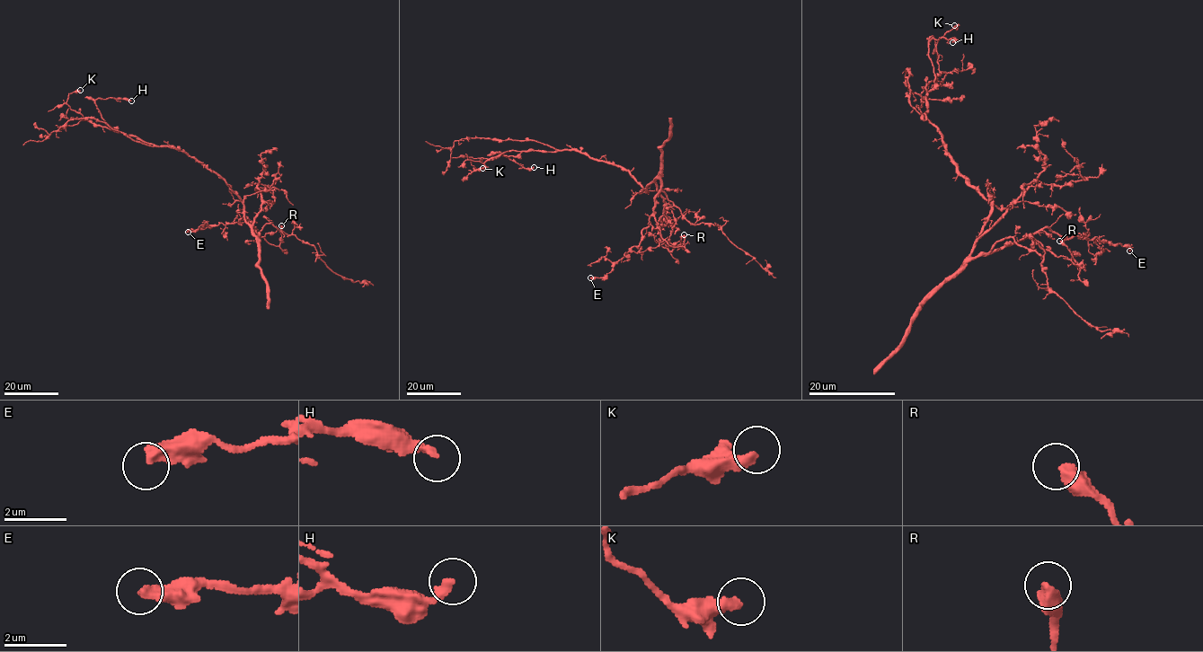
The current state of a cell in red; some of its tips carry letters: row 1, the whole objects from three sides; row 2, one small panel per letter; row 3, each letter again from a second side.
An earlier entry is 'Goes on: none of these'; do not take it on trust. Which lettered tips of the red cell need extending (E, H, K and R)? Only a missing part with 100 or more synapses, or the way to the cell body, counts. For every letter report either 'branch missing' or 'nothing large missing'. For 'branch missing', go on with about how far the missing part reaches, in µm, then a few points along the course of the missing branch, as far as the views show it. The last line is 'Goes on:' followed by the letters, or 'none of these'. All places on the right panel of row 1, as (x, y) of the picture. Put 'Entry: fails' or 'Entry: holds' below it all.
E: nothing large missing
H: nothing large missing
K: nothing large missing
R: nothing large missing
Goes on: none of these
Entry: holds

